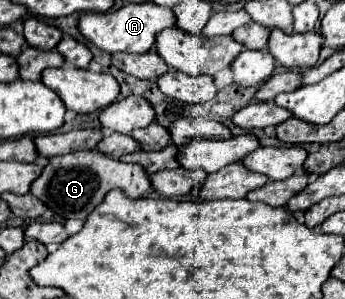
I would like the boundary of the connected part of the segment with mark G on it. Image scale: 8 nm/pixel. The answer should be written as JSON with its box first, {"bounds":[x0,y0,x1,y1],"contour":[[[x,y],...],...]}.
{"bounds":[29,149,151,219],"contour":[[[91,149],[73,151],[51,159],[39,179],[31,183],[29,193],[43,201],[47,209],[51,209],[63,219],[85,219],[103,201],[103,195],[107,195],[107,191],[111,189],[121,189],[129,199],[139,199],[145,191],[151,189],[151,181],[141,165],[121,163],[109,155]]]}

